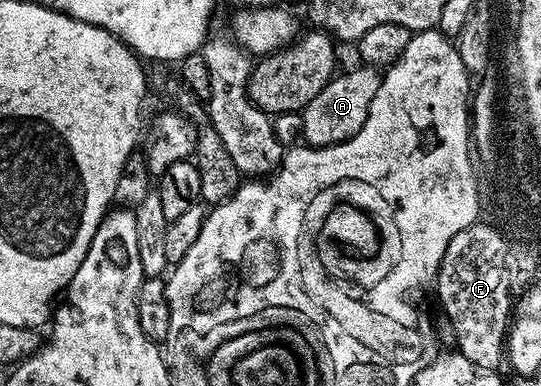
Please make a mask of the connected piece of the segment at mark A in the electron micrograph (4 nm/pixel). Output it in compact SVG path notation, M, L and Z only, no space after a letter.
M355 65L352 71L332 77L325 89L321 89L321 93L317 93L317 97L313 97L313 101L309 101L309 105L302 109L302 142L308 147L328 147L355 136L361 125L365 125L369 105L373 105L373 97L377 97L377 89L381 89L382 80L380 68L366 65Z

